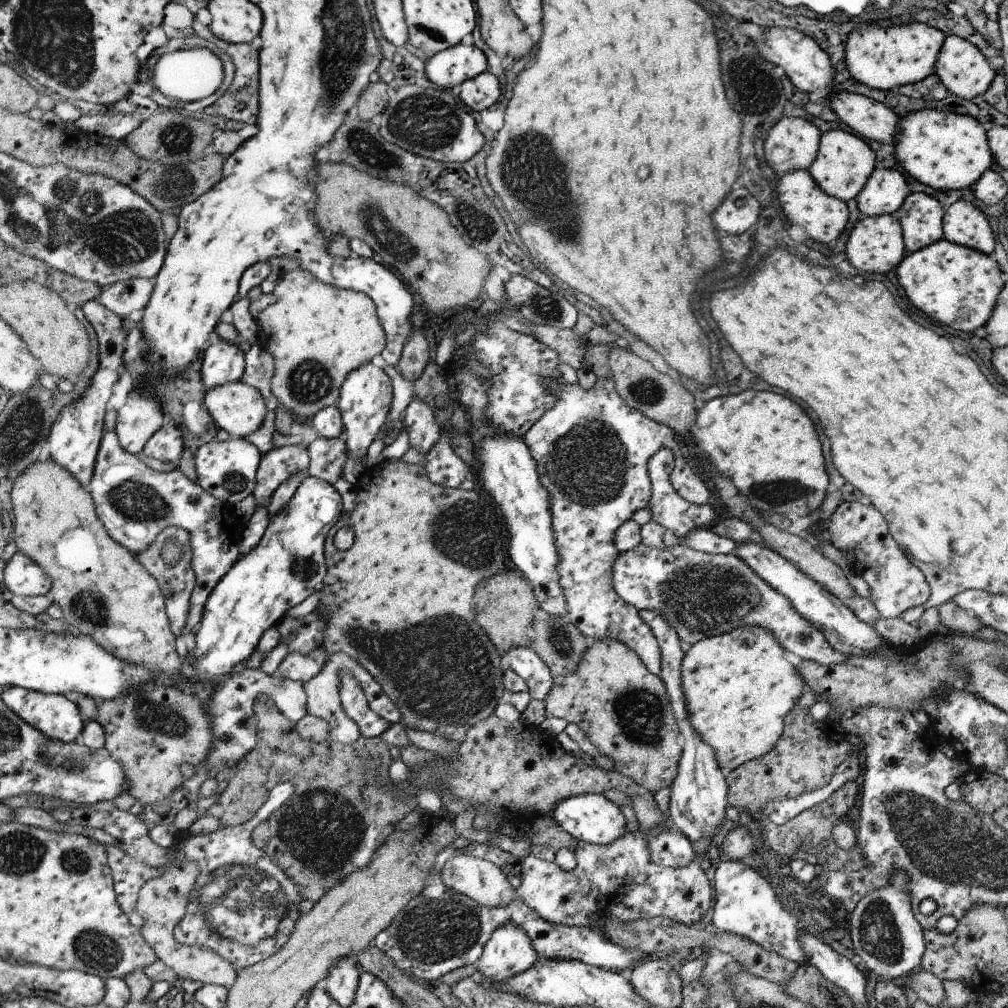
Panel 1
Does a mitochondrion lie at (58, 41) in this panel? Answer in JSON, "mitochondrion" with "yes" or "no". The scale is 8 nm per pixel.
{"mitochondrion":"yes"}

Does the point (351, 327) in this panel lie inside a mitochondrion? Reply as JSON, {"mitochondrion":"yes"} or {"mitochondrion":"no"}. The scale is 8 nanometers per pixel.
{"mitochondrion":"no"}

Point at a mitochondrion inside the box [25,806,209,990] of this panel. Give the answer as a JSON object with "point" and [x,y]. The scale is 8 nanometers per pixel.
{"point":[97,950]}

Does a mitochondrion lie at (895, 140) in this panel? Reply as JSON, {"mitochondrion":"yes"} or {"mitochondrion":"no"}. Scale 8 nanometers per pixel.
{"mitochondrion":"no"}

